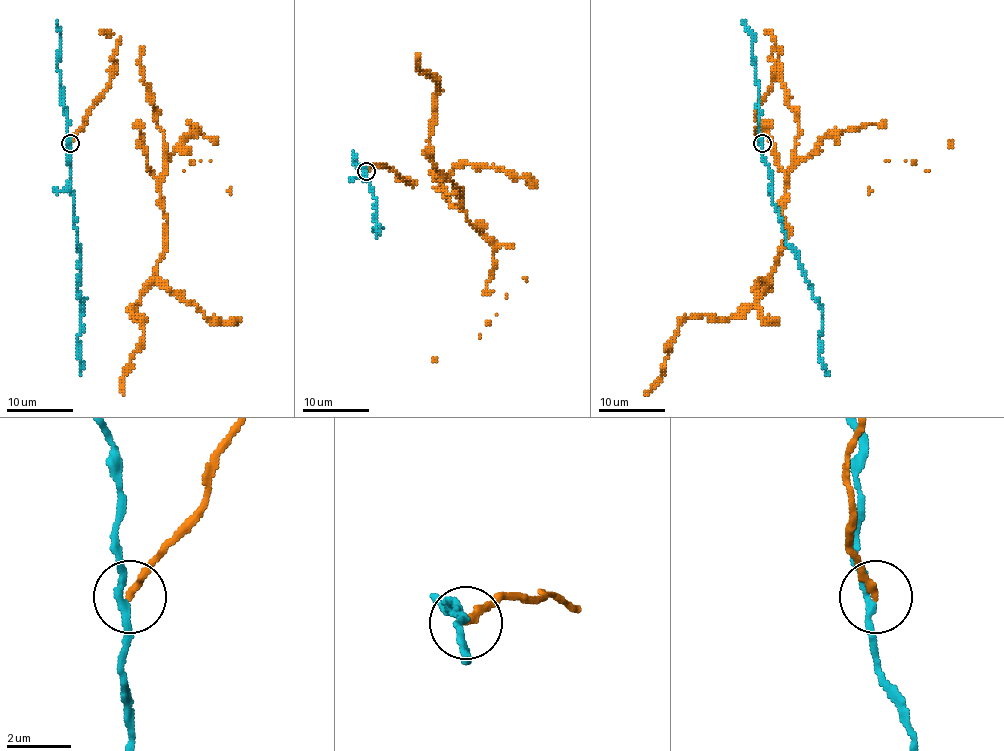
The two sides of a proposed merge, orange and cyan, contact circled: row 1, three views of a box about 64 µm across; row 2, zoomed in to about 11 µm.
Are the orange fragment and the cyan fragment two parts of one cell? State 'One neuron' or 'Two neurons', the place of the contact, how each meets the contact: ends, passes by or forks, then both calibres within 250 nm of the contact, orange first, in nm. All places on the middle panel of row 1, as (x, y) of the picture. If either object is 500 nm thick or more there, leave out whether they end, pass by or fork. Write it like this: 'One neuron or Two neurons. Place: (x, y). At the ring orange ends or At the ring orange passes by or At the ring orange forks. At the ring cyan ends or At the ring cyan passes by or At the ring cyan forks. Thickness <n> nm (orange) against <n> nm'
Two neurons. Place: (366, 171). At the ring orange ends. At the ring cyan passes by. Thickness 220 nm (orange) against 200 nm

